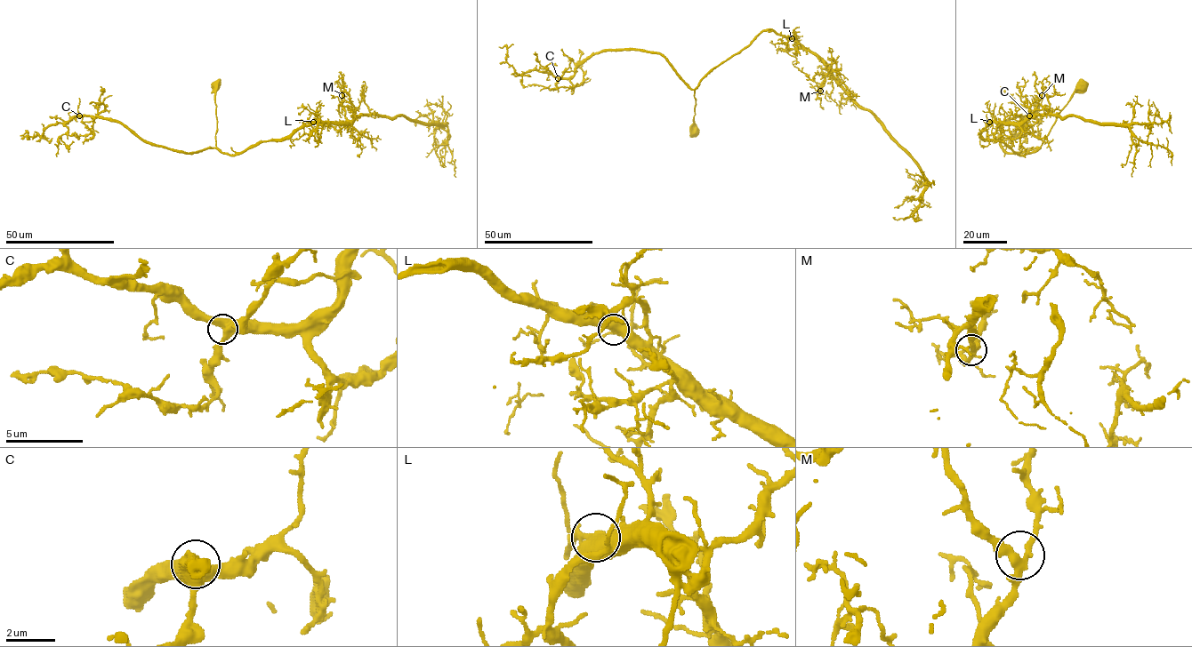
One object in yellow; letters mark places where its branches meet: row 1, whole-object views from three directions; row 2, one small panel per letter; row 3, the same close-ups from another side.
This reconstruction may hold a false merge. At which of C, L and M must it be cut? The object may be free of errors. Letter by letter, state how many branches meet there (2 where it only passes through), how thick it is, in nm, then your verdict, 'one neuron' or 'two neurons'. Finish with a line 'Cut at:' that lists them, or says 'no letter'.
C: 3 branches meet; 550 nm thick; one neuron
L: 3 branches meet; 460 nm thick; one neuron
M: 3 branches meet; 360 nm thick; one neuron
Cut at: no letter

